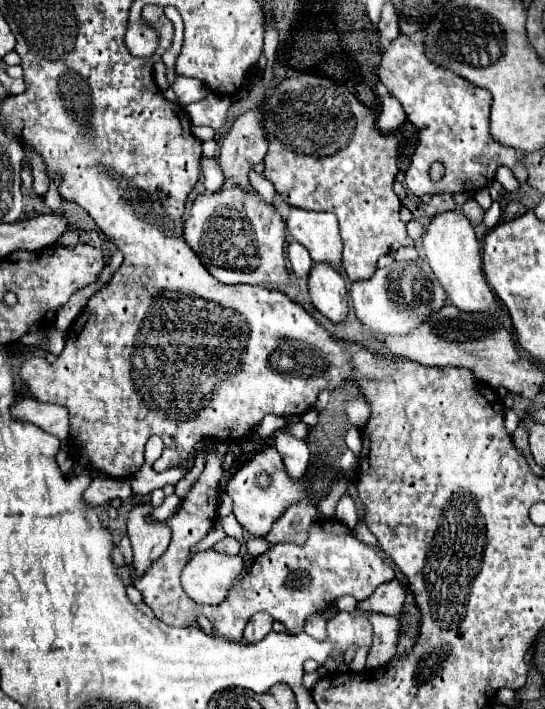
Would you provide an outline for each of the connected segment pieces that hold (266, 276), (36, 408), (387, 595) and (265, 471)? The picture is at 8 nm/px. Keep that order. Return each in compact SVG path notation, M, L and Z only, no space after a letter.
M223 184L221 192L203 192L197 194L191 214L183 224L183 240L193 248L199 260L205 264L207 272L223 282L223 284L261 284L261 286L281 286L289 280L289 272L283 262L283 244L285 244L287 228L283 218L277 214L273 204L267 204L255 190L241 192L241 188L233 188L233 184Z
M21 398L11 408L13 418L23 420L23 422L33 422L39 428L43 428L47 434L53 434L53 436L55 436L55 412L67 412L67 410L63 406L35 402L31 398Z
M399 580L385 582L369 596L369 600L359 602L359 610L361 612L373 610L373 612L383 612L383 614L389 614L389 616L397 616L403 608L405 592L407 592L407 586L403 586Z
M265 448L261 452L257 452L255 456L251 456L251 460L247 460L227 482L227 490L225 490L235 508L233 514L237 516L239 524L253 536L267 536L271 526L277 522L277 518L281 518L281 514L293 506L299 504L299 500L303 498L305 492L305 478L293 480L289 474L285 474L285 464L279 456L279 452L275 448Z

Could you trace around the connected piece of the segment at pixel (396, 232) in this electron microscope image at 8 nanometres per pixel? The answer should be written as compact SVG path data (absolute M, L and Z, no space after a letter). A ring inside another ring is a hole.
M301 74L299 78L285 78L283 82L277 84L275 90L271 90L271 94L265 98L265 128L267 128L267 138L269 138L269 150L265 156L265 178L273 182L275 190L285 198L285 202L289 202L291 206L299 206L305 210L317 210L317 212L333 212L339 220L339 232L341 232L341 240L343 240L343 268L349 276L349 280L359 280L359 278L369 278L375 270L377 270L377 260L379 256L391 254L395 250L399 250L401 246L415 246L415 242L409 238L407 234L407 224L401 220L401 200L397 198L397 194L393 192L393 168L397 168L397 138L395 134L391 136L383 136L377 126L375 126L375 114L373 110L369 110L367 106L363 106L343 84L337 84L331 78L323 78L317 74ZM347 128L355 128L353 136L347 144Z

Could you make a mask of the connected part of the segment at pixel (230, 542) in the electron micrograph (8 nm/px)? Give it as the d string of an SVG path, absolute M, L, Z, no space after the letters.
M223 538L221 542L215 544L215 550L217 550L217 552L225 552L225 554L229 554L229 556L239 554L239 548L241 548L241 544L239 544L239 540L235 540L235 538Z

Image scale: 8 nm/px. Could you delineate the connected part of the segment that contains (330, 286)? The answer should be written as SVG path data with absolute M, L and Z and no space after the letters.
M313 262L307 278L309 296L313 306L333 322L343 322L347 316L347 284L339 270L325 262Z

